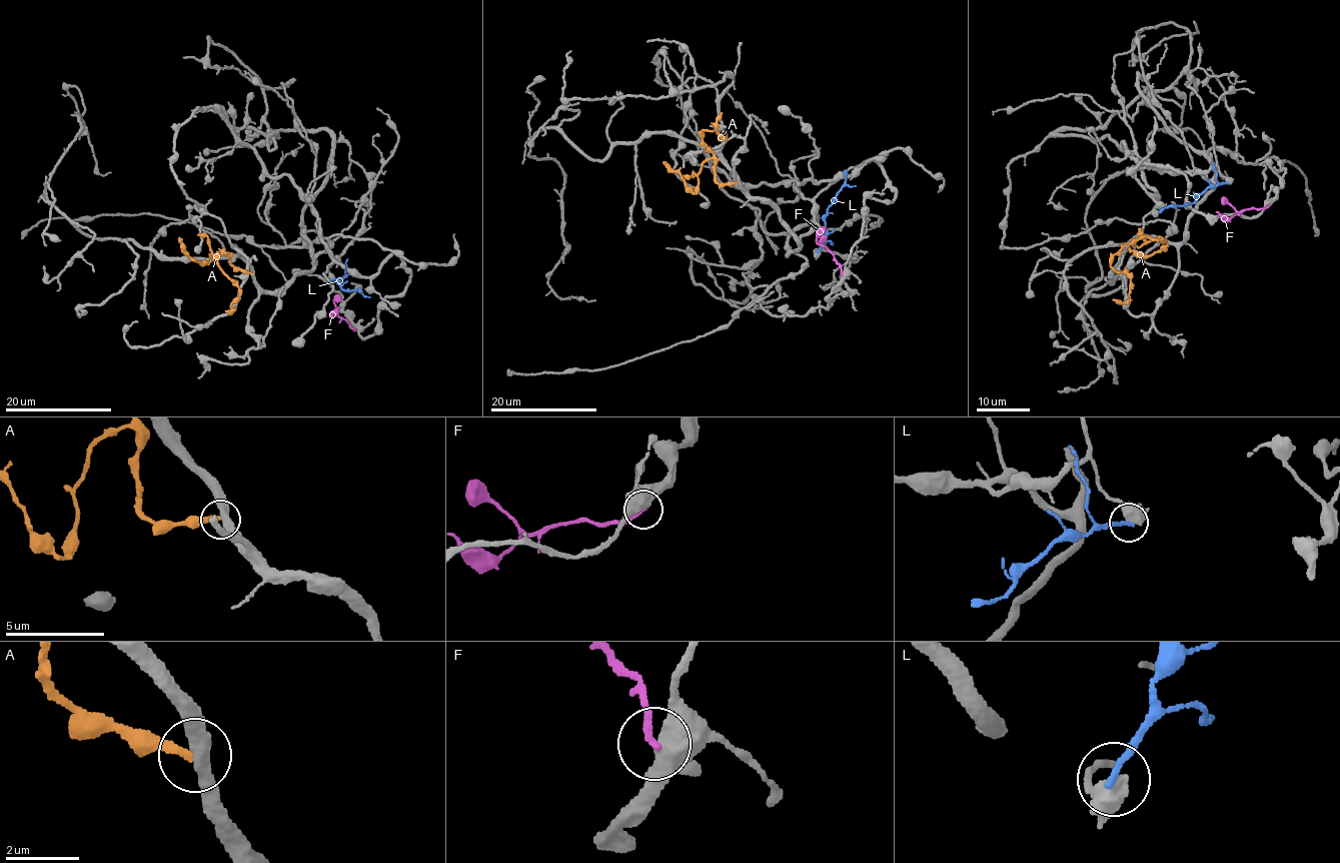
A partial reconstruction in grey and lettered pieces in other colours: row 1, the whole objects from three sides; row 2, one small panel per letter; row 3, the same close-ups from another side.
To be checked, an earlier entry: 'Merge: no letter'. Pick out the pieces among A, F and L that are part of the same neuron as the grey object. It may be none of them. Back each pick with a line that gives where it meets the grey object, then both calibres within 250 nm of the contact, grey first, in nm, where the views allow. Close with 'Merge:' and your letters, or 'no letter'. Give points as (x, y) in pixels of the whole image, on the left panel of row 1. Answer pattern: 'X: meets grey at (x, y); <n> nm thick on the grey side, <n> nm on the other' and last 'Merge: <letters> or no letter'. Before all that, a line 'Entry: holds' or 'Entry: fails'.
Entry: holds
Merge: no letter

